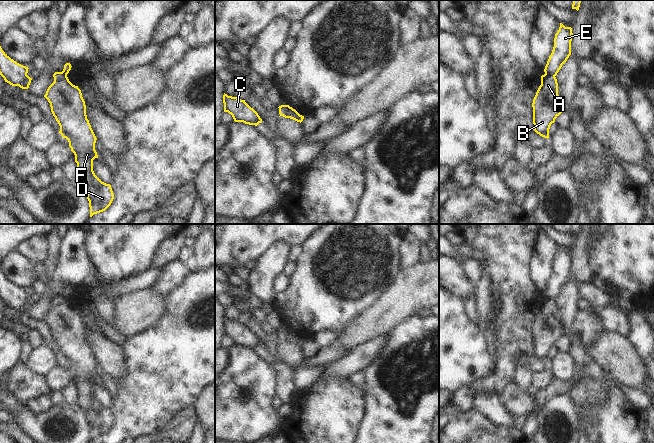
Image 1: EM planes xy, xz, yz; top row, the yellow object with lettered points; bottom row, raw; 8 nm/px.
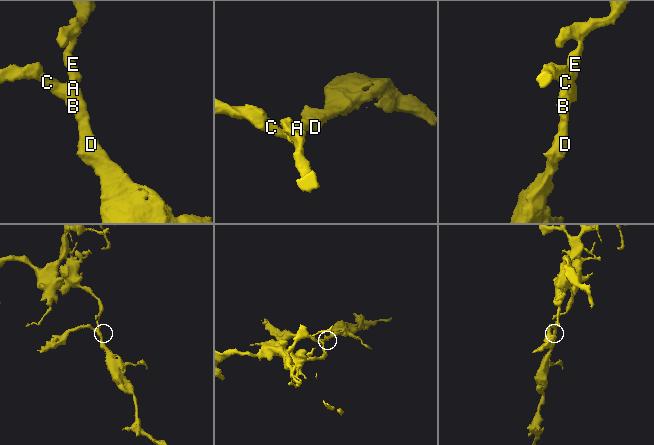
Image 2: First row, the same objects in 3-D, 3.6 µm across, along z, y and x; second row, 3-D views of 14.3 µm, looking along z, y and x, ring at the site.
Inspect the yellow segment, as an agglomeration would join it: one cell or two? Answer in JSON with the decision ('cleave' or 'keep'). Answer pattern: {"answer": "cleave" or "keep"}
{"answer": "cleave"}

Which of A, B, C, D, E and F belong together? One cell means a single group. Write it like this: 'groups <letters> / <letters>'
groups A B C D F / E

